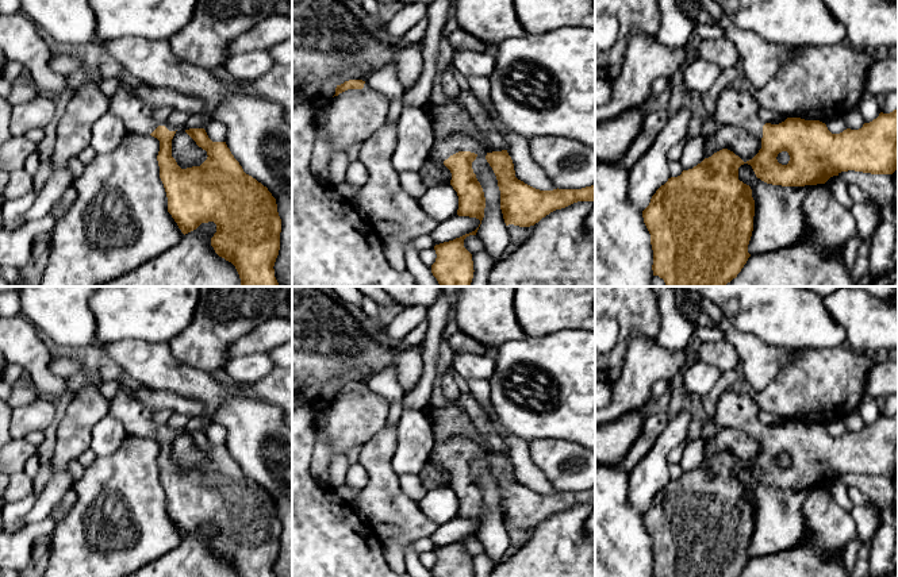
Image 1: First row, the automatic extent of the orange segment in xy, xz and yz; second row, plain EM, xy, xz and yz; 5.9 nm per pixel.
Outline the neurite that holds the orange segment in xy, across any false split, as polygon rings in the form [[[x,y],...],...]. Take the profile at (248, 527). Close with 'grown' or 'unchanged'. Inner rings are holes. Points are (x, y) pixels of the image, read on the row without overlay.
[[[120,385],[110,401],[110,413],[123,423],[128,435],[151,438],[160,443],[157,463],[168,500],[168,515],[184,538],[202,526],[214,524],[216,535],[211,541],[211,549],[219,559],[235,569],[238,577],[275,577],[273,569],[280,553],[281,535],[276,501],[266,489],[243,474],[226,445],[212,445],[204,431],[185,432],[208,459],[200,469],[181,472],[172,459],[176,431],[168,423],[156,423],[156,411],[135,400],[131,388]]] | grown

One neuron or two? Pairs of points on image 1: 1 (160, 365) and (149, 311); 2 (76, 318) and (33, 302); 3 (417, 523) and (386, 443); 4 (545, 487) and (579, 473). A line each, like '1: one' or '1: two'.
1: two
2: one
3: one
4: two

